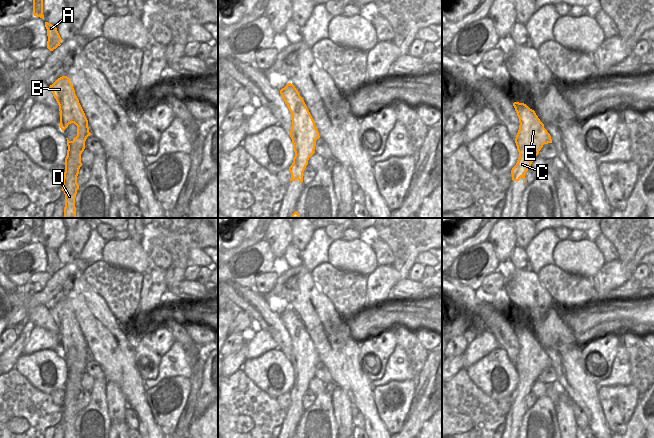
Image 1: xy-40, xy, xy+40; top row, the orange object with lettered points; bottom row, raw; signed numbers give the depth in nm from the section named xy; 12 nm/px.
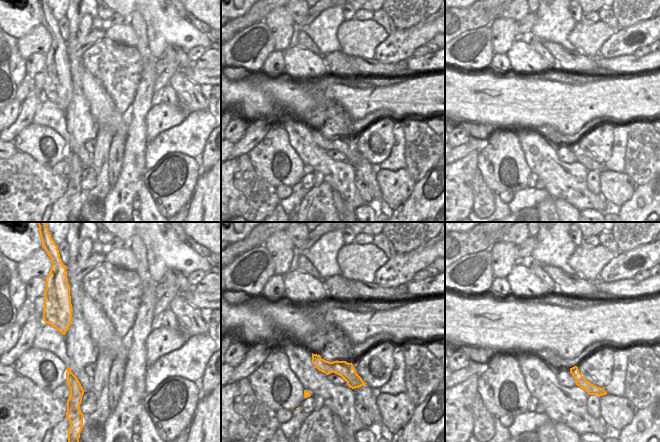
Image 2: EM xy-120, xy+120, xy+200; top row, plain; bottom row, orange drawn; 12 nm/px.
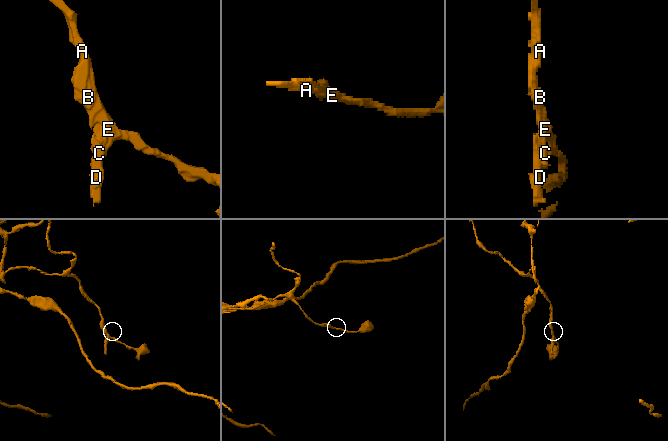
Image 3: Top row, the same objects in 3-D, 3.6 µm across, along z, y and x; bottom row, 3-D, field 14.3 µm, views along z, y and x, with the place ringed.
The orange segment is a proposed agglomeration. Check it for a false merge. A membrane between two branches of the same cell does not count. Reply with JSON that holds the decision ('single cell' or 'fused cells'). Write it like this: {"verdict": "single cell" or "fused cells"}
{"verdict": "fused cells"}

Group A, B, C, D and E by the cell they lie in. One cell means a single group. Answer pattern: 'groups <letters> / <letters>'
groups A B E / C D

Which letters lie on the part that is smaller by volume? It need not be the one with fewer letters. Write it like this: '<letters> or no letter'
C, D

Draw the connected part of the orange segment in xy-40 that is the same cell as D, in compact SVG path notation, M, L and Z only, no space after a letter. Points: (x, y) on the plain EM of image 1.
M76 349L77 360L72 365L67 363L67 380L65 382L65 396L62 415L65 418L64 438L76 438L75 422L79 409L77 400L82 390L81 378L85 373L85 365L89 360L89 352L86 349Z

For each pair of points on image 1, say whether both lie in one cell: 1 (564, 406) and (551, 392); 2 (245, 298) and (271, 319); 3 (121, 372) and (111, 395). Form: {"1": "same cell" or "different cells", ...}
{"1": "different cells", "2": "same cell", "3": "different cells"}

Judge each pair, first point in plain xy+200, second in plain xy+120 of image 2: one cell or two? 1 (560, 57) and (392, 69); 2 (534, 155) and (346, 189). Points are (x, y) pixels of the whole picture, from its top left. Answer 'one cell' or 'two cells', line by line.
1: one cell
2: one cell

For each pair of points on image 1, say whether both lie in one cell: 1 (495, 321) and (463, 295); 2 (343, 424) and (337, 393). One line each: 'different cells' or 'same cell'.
1: same cell
2: same cell

